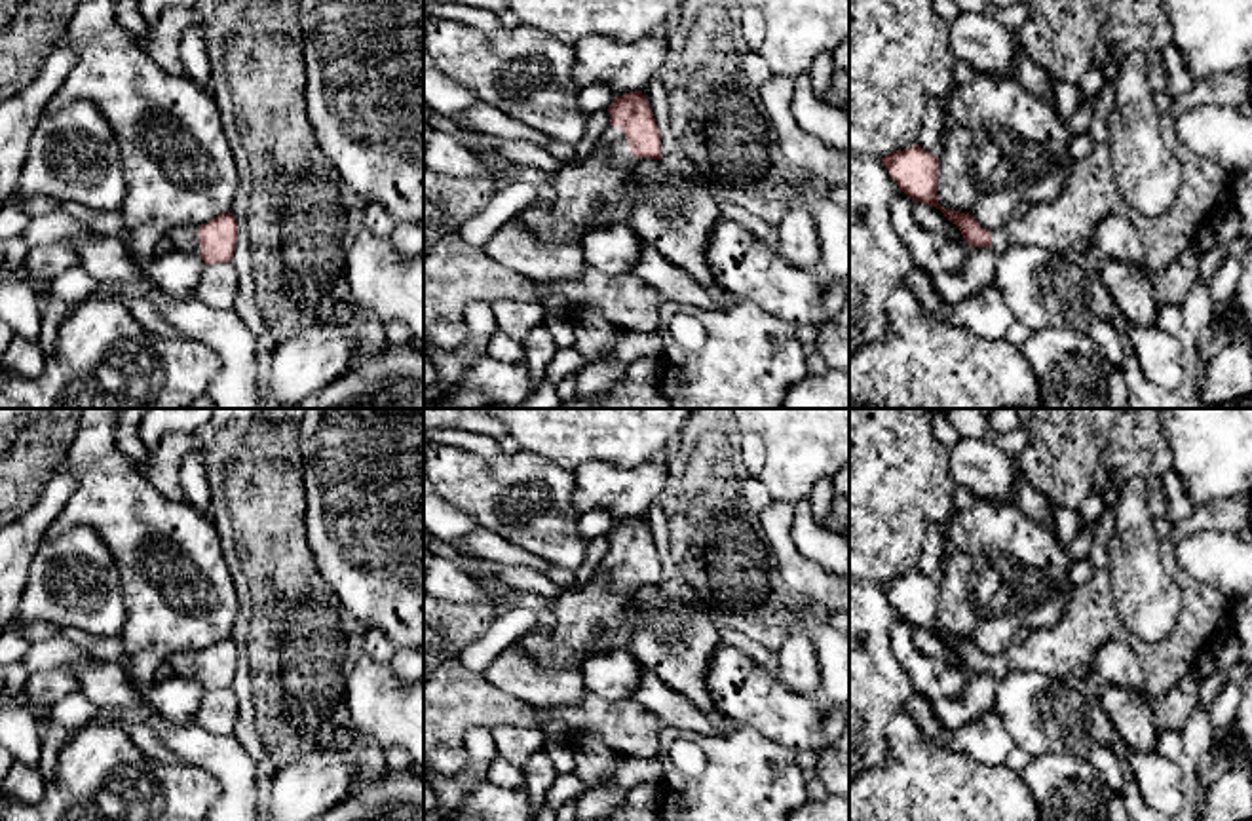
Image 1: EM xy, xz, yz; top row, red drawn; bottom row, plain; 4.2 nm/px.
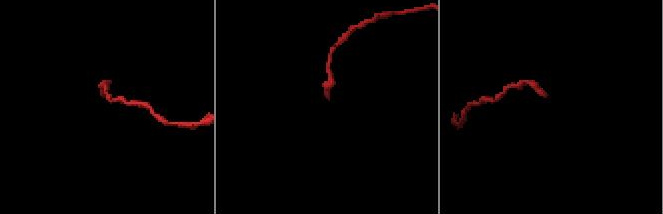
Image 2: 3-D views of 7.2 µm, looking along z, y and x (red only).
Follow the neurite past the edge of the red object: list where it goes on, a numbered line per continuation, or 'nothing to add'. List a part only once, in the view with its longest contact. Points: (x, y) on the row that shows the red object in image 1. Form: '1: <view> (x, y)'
1: xz (597, 190)

